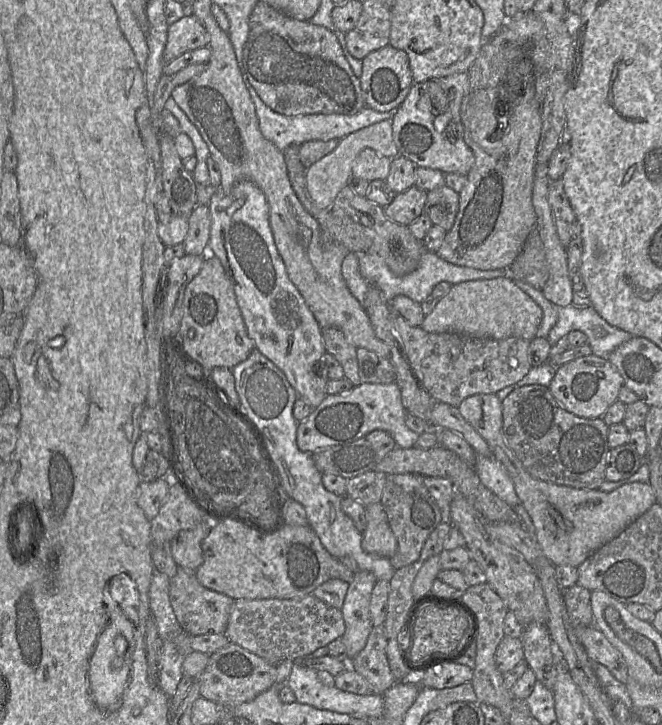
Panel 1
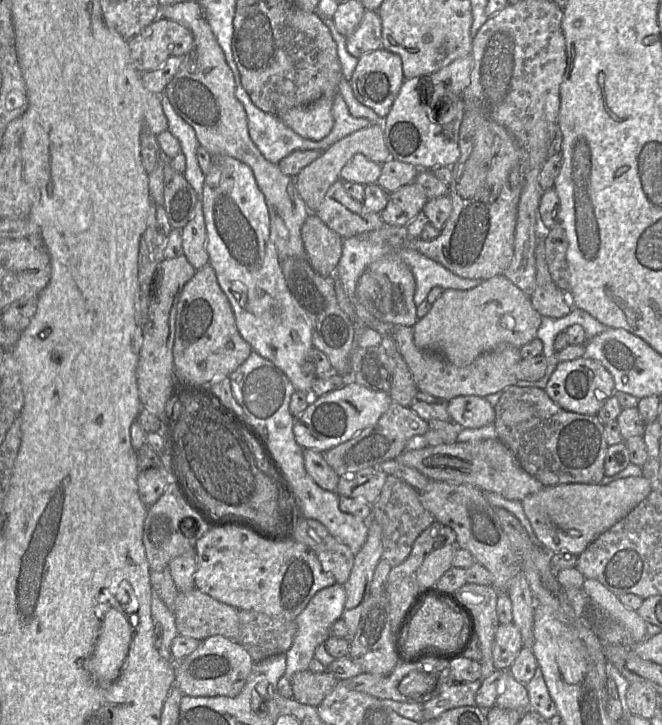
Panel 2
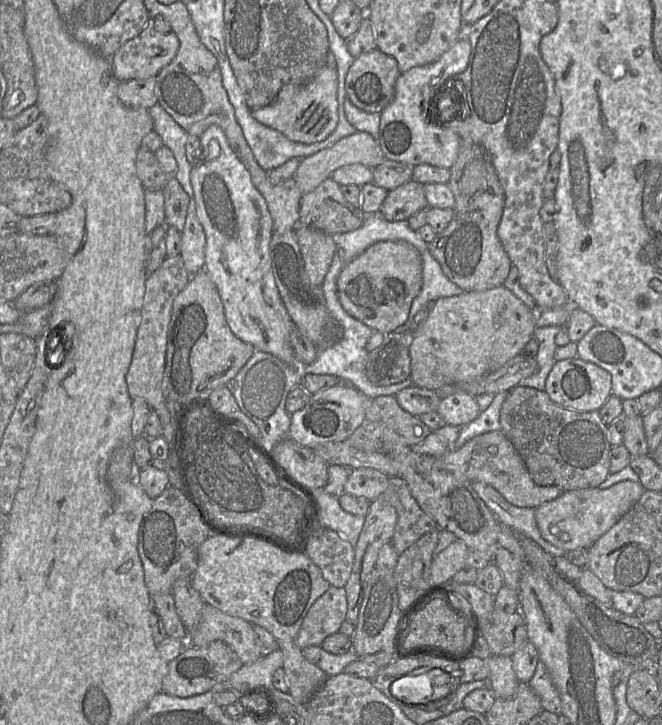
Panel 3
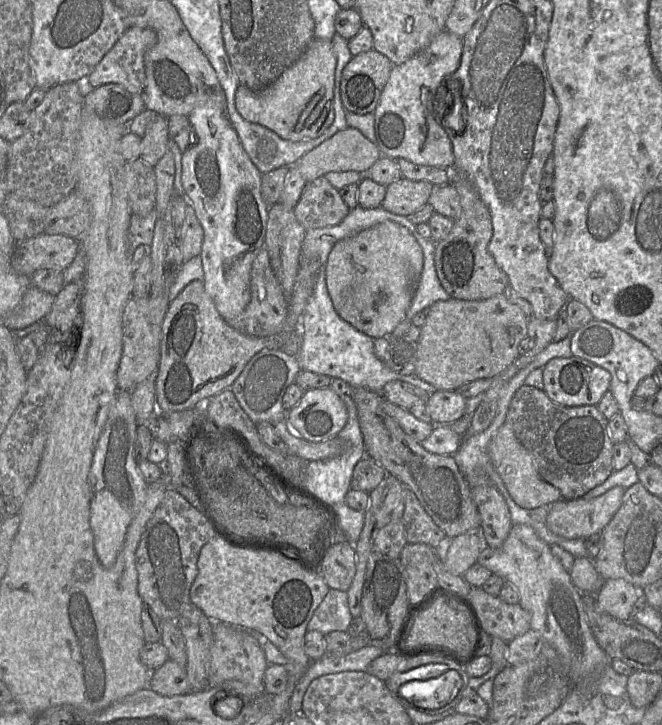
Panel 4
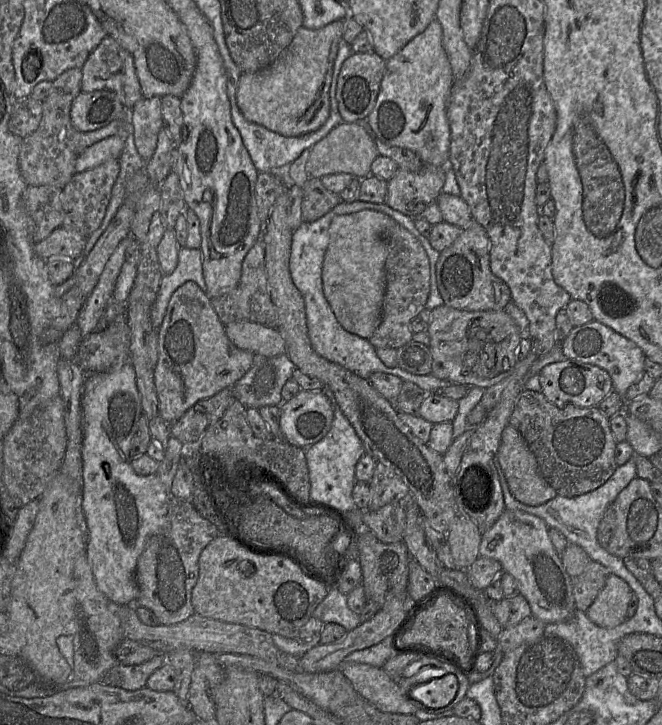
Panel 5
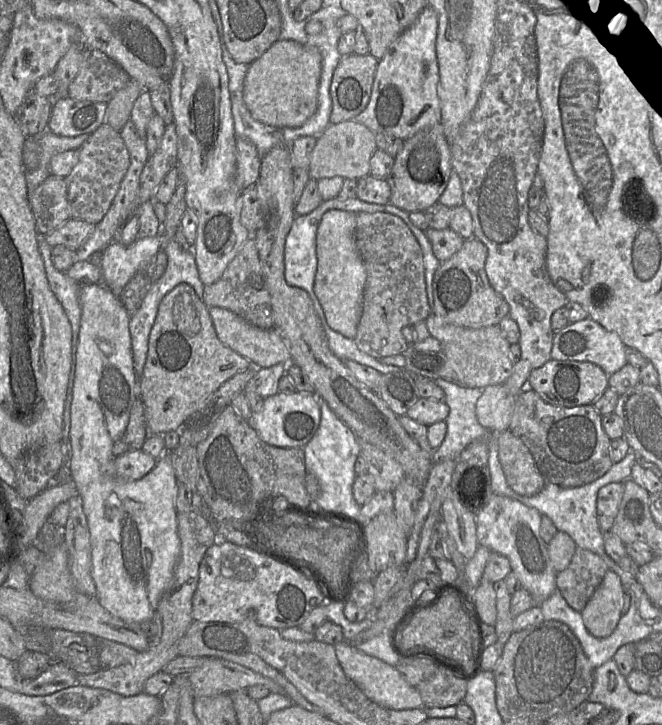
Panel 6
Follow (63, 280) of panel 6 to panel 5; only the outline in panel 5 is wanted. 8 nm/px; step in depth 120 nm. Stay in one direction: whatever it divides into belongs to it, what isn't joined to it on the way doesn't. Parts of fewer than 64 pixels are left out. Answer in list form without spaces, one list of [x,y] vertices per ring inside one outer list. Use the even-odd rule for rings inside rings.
[[[132,235],[122,239],[115,248],[93,288],[77,316],[76,325],[80,329],[82,339],[94,332],[99,320],[102,318],[107,304],[113,300],[113,290],[121,267],[126,261],[125,251],[127,247],[136,241]]]

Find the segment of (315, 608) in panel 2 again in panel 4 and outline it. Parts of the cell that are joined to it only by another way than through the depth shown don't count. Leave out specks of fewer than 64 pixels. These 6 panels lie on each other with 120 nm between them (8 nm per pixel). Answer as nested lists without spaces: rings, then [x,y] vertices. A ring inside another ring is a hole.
[[[330,588],[314,611],[307,625],[307,631],[319,631],[323,635],[332,631],[347,632],[352,619],[347,591]]]

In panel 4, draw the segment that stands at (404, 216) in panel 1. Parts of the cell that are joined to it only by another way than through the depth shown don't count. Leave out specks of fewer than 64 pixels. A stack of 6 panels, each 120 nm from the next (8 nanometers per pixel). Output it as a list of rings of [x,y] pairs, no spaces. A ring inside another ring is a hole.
[[[401,177],[387,186],[382,207],[393,214],[410,216],[428,204],[434,185]]]

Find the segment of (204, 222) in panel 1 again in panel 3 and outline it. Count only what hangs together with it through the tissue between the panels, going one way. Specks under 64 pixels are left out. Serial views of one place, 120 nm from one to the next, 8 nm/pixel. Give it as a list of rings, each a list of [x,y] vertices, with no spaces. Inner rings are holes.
[[[190,198],[184,229],[181,232],[180,257],[190,275],[204,270],[206,236],[200,224],[194,198]]]

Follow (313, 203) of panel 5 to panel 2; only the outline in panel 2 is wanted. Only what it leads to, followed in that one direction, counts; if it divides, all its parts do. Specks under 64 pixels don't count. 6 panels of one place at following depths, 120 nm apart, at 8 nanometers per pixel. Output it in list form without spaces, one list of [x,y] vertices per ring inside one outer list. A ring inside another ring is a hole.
[[[341,179],[329,187],[315,214],[343,239],[386,225],[380,213],[367,211],[363,202],[356,201],[346,192]]]

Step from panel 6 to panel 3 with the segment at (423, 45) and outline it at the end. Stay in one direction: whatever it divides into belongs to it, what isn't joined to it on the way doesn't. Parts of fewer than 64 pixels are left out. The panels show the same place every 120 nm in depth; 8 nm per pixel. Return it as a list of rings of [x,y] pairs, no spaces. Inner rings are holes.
[[[460,37],[460,39],[446,51],[437,61],[434,63],[413,67],[410,70],[403,72],[399,75],[396,85],[395,92],[392,101],[380,114],[380,128],[378,141],[386,159],[394,160],[397,162],[405,163],[411,166],[420,164],[428,164],[436,167],[451,168],[457,159],[458,152],[462,143],[460,136],[450,129],[450,124],[453,122],[461,121],[459,104],[456,99],[458,91],[456,90],[454,83],[459,81],[459,75],[463,73],[468,66],[469,58],[471,53],[471,44],[466,37]],[[443,80],[452,80],[453,87],[450,88],[450,92],[453,92],[455,96],[445,96],[446,100],[442,104],[448,109],[453,105],[456,107],[456,116],[450,122],[444,123],[441,121],[441,117],[435,116],[435,103],[434,97],[439,86]]]

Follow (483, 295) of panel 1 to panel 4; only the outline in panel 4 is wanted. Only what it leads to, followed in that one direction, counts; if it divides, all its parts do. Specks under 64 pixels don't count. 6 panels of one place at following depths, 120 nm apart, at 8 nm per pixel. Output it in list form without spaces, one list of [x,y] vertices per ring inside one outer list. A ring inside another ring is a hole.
[[[505,294],[485,300],[450,298],[447,301],[437,301],[430,307],[426,321],[420,329],[415,374],[433,385],[437,391],[456,391],[469,382],[494,378],[519,357],[518,347],[528,336],[528,322],[529,319],[521,308],[510,303]]]

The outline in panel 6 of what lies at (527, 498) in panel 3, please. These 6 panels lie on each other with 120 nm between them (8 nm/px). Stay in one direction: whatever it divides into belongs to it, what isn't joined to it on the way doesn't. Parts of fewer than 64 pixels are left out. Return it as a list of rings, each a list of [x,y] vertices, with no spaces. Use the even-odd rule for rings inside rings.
[[[508,429],[496,434],[496,443],[499,460],[510,487],[527,497],[541,492],[546,482],[523,441]]]

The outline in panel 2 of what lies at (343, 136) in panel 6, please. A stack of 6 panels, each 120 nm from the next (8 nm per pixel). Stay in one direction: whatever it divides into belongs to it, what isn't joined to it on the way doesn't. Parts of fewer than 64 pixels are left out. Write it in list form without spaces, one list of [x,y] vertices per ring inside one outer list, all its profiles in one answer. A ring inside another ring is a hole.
[[[370,125],[342,138],[325,149],[321,156],[305,166],[297,174],[294,178],[296,189],[311,213],[315,213],[319,208],[329,187],[340,179],[342,168],[356,154],[363,154],[369,160],[380,165],[391,158],[391,154],[385,143],[383,125]]]

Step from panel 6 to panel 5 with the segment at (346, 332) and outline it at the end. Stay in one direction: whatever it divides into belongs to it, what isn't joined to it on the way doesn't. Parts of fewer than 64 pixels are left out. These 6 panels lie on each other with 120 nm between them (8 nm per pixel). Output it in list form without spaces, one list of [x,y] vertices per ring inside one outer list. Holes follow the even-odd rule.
[[[366,209],[351,214],[336,215],[329,227],[329,244],[322,268],[324,296],[341,326],[346,331],[368,340],[381,322],[386,289],[385,264],[389,254],[383,233],[391,225],[399,225],[399,223],[382,212]]]

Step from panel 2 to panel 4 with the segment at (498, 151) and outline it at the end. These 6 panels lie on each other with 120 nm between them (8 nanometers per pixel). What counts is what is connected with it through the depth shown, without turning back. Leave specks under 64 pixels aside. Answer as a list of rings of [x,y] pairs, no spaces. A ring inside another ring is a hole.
[[[451,169],[451,184],[460,196],[461,213],[450,234],[435,243],[435,267],[443,288],[453,299],[485,300],[504,294],[509,284],[507,274],[497,265],[488,250],[493,236],[491,214],[466,175]]]

